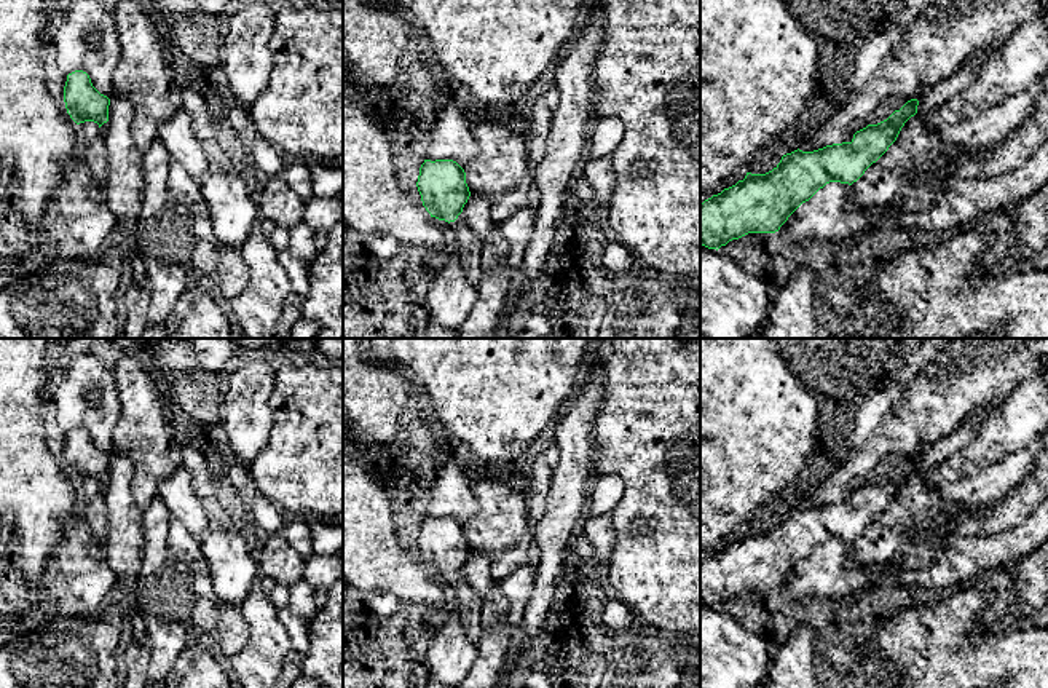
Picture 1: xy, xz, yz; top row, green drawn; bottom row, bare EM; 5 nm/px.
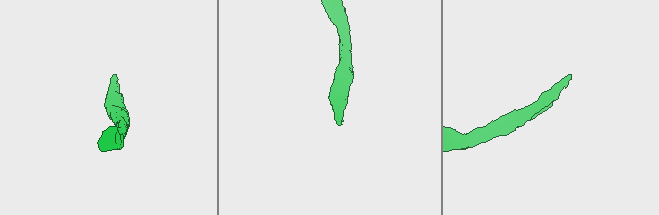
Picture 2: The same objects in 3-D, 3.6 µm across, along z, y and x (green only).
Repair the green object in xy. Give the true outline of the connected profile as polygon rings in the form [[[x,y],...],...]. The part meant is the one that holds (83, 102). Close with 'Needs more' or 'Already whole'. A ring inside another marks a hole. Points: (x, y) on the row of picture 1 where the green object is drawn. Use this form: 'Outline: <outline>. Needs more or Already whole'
Outline: [[[83,70],[67,75],[64,102],[67,113],[77,125],[94,121],[100,128],[108,121],[110,99],[93,86],[89,75]]]. Already whole

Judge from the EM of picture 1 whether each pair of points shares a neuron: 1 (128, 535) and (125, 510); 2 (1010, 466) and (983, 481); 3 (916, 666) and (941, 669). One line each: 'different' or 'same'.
1: same
2: same
3: different

